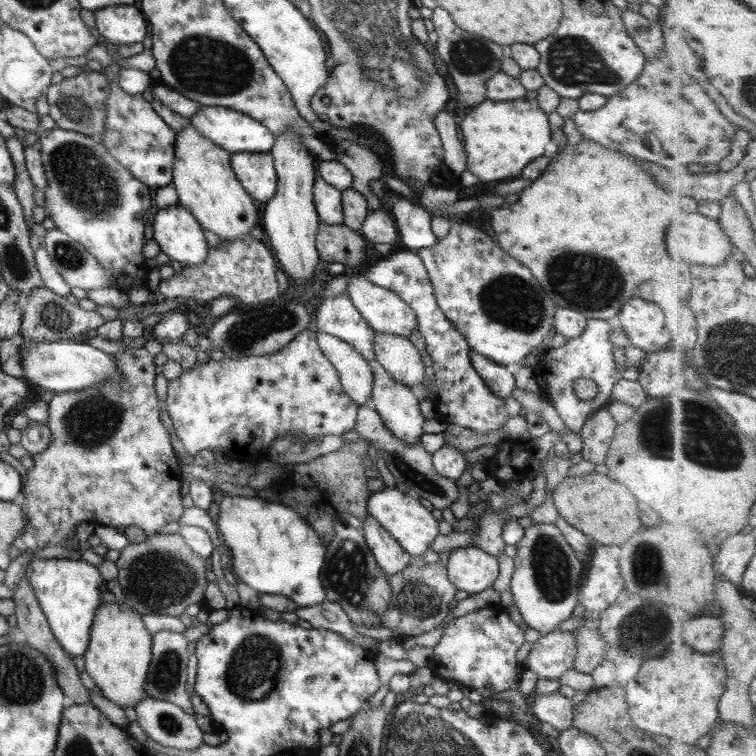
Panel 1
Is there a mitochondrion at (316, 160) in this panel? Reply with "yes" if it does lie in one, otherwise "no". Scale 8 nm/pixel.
no

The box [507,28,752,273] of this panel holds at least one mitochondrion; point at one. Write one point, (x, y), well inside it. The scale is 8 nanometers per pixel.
(572, 60)

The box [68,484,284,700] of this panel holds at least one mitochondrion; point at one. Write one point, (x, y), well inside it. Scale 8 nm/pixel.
(157, 580)

